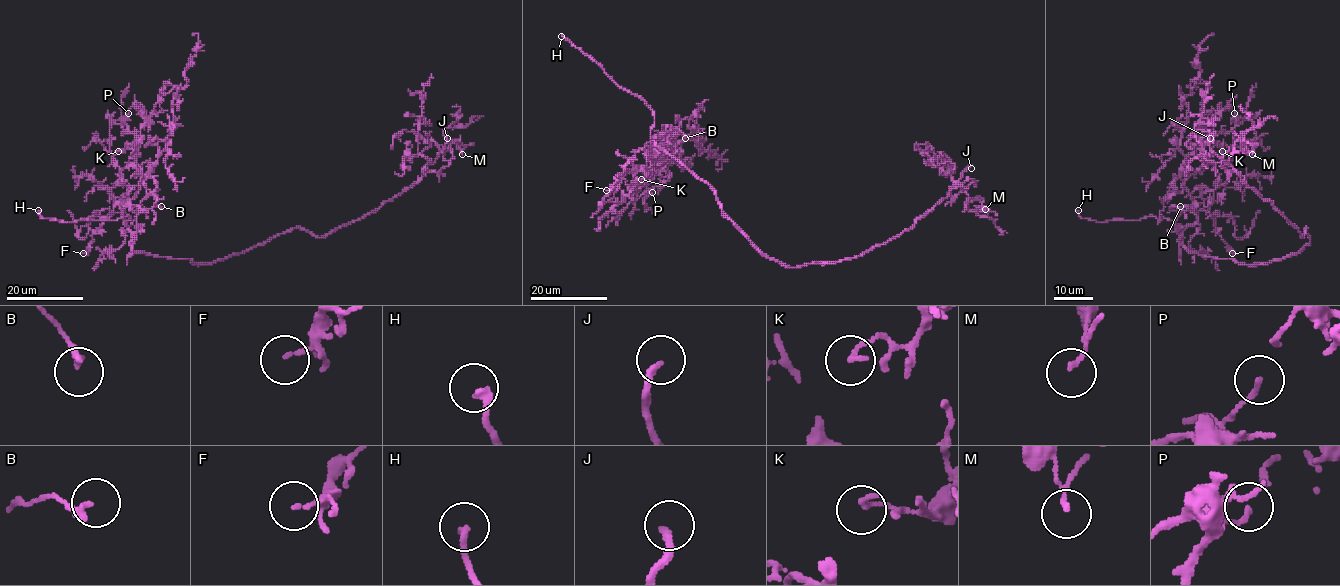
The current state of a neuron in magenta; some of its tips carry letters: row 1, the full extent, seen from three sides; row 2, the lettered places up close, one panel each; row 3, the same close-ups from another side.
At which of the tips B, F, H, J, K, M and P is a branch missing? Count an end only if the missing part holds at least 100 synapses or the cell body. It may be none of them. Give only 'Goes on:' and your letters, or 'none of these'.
Goes on: H, J

